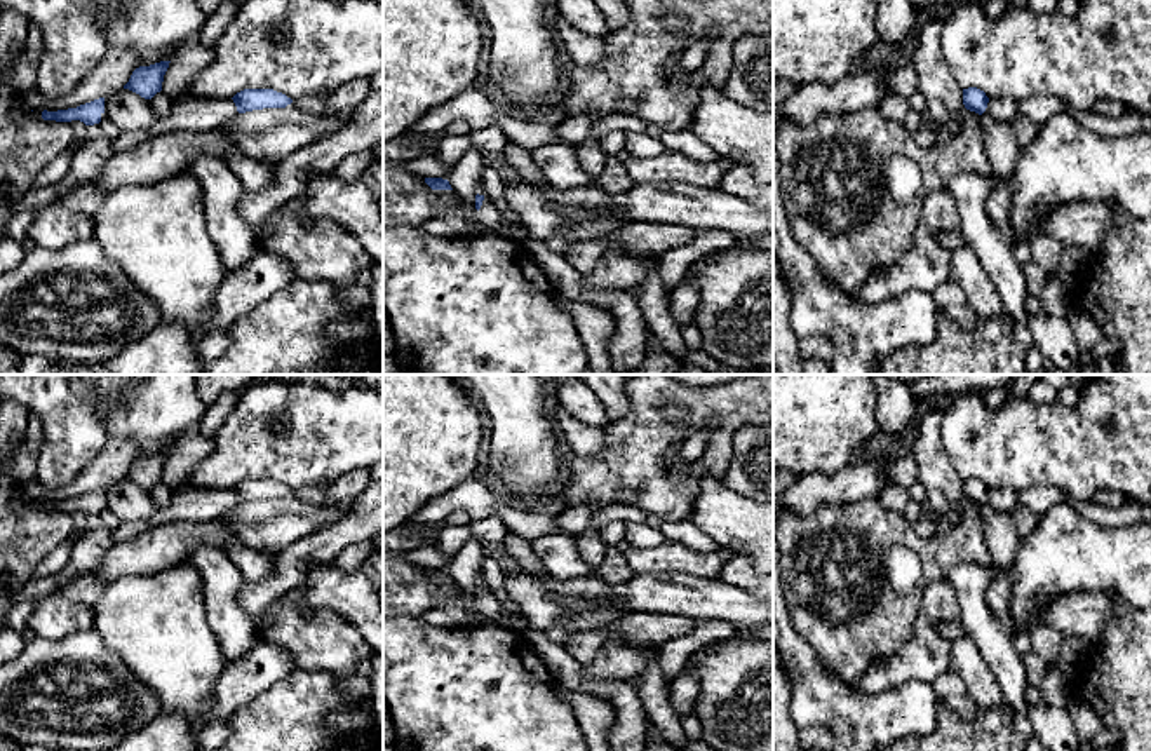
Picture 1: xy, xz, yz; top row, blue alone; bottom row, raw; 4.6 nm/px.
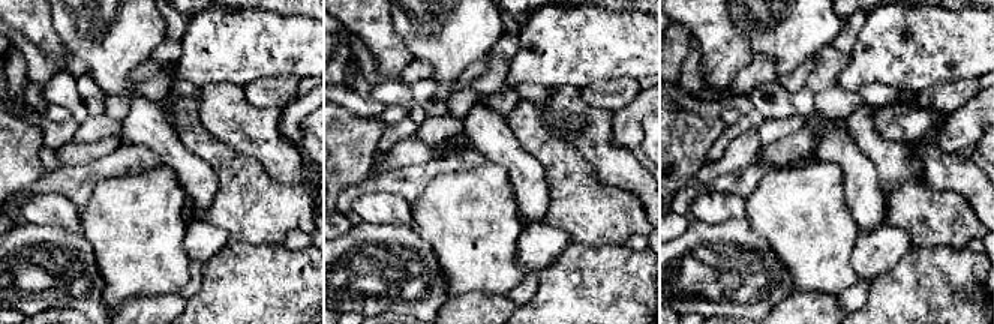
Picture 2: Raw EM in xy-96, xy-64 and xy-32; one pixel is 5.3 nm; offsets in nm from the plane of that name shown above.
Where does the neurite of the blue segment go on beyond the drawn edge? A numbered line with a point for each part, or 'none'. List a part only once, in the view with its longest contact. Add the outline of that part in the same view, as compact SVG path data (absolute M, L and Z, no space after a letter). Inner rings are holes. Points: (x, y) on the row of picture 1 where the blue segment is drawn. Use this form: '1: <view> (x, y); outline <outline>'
none

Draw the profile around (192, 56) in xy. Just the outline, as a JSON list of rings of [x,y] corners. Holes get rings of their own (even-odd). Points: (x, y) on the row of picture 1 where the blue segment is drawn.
[[[190,38],[172,54],[164,75],[162,91],[171,98],[183,96],[195,77],[214,61],[216,49]]]

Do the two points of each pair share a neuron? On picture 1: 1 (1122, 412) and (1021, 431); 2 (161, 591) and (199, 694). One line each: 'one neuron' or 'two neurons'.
1: one neuron
2: one neuron

